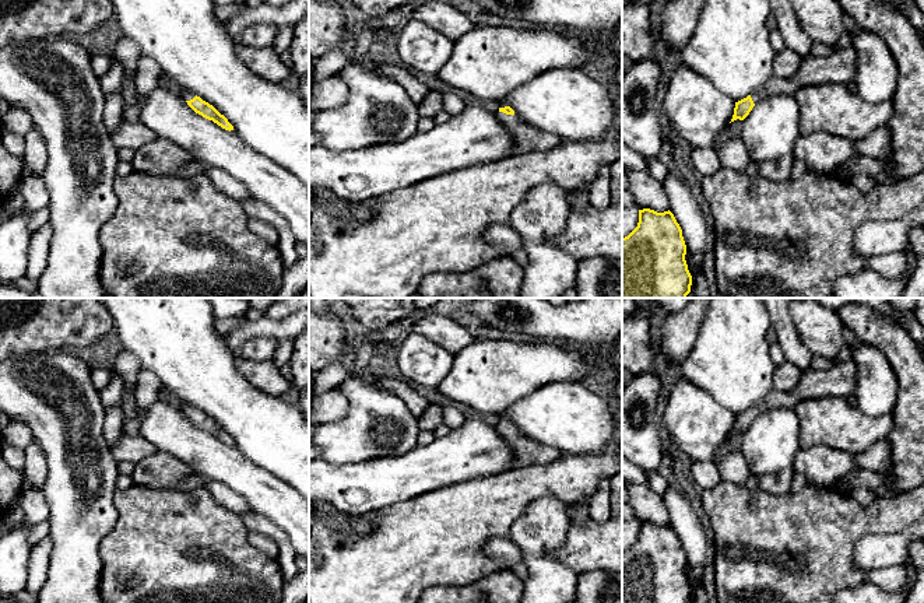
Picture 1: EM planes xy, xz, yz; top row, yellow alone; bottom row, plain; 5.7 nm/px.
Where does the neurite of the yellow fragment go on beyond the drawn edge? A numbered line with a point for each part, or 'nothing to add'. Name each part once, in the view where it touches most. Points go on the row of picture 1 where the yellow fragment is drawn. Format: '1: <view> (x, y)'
1: xz (527, 139)

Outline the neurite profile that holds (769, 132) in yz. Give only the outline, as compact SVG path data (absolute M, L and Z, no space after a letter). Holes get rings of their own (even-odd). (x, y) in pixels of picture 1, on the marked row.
M773 95L756 104L742 120L739 139L755 162L791 155L800 136L800 106L793 95Z

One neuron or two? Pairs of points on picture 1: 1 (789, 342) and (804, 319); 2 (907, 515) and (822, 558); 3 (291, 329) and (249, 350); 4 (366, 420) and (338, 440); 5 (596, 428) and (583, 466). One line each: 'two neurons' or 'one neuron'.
1: two neurons
2: one neuron
3: two neurons
4: one neuron
5: two neurons

